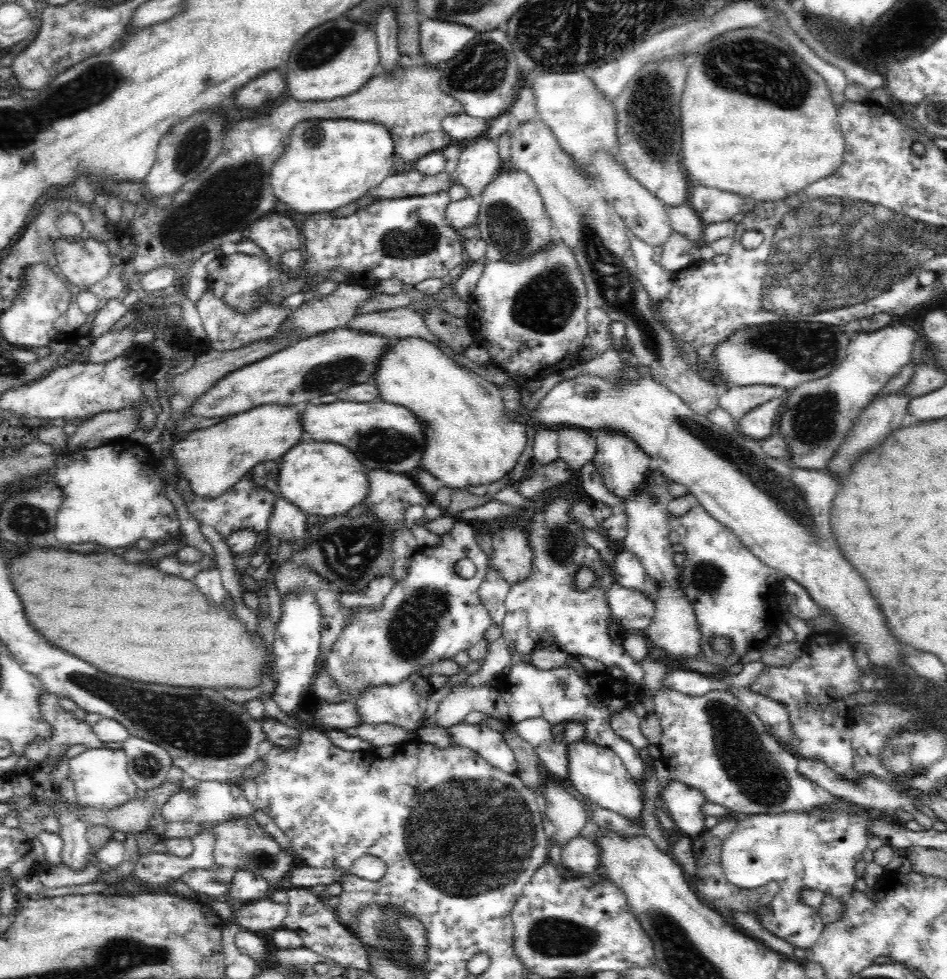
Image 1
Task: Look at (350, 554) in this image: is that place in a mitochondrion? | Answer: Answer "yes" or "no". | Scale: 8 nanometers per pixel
yes

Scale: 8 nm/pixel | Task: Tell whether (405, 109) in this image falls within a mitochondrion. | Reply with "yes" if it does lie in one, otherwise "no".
no

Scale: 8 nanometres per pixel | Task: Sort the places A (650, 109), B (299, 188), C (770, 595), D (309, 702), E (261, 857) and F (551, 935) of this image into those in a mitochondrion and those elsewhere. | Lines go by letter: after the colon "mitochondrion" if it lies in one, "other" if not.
A: mitochondrion
B: other
C: other
D: other
E: mitochondrion
F: mitochondrion

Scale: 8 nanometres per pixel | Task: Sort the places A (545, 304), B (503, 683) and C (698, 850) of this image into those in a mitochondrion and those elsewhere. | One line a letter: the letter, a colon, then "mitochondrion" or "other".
A: mitochondrion
B: other
C: other

